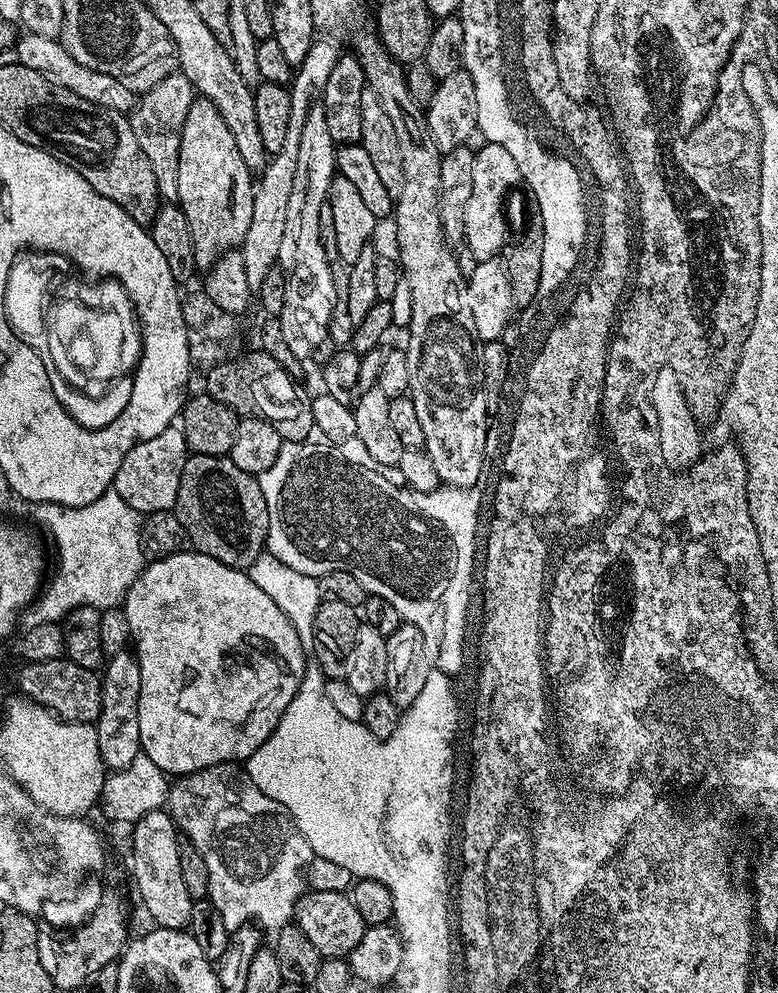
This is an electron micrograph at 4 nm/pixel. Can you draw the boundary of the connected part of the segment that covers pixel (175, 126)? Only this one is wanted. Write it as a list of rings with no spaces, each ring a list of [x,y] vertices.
[[[173,70],[169,76],[162,77],[141,98],[140,105],[138,105],[138,100],[130,112],[134,138],[138,138],[138,146],[142,150],[142,154],[146,154],[146,158],[154,170],[154,178],[161,197],[168,202],[175,201],[178,194],[180,139],[182,138],[182,130],[186,126],[186,114],[190,114],[193,99],[192,82],[181,71]]]

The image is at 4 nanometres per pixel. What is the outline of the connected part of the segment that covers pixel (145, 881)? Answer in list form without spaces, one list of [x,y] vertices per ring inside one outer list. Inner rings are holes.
[[[163,809],[147,813],[133,823],[133,864],[132,878],[140,894],[139,901],[146,907],[147,917],[156,920],[157,927],[185,929],[191,920],[194,900],[190,896],[182,877],[178,829],[175,820]]]

